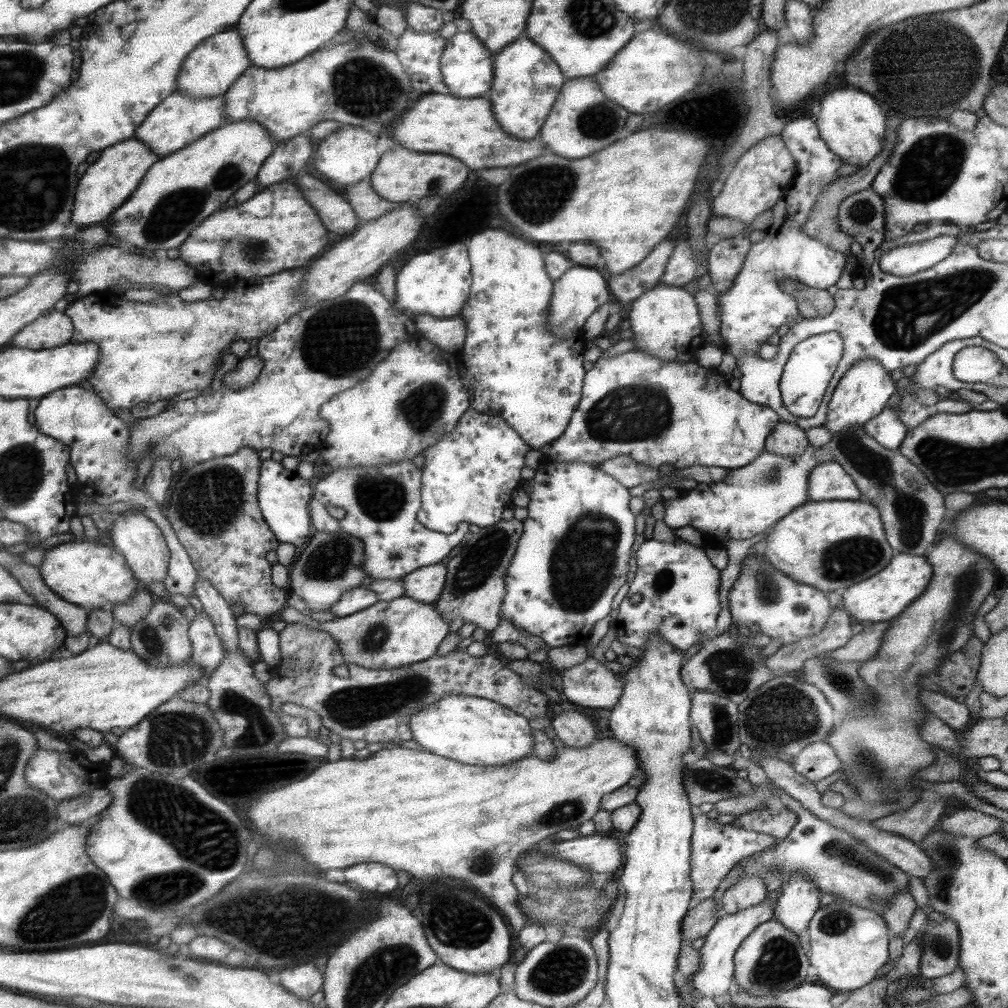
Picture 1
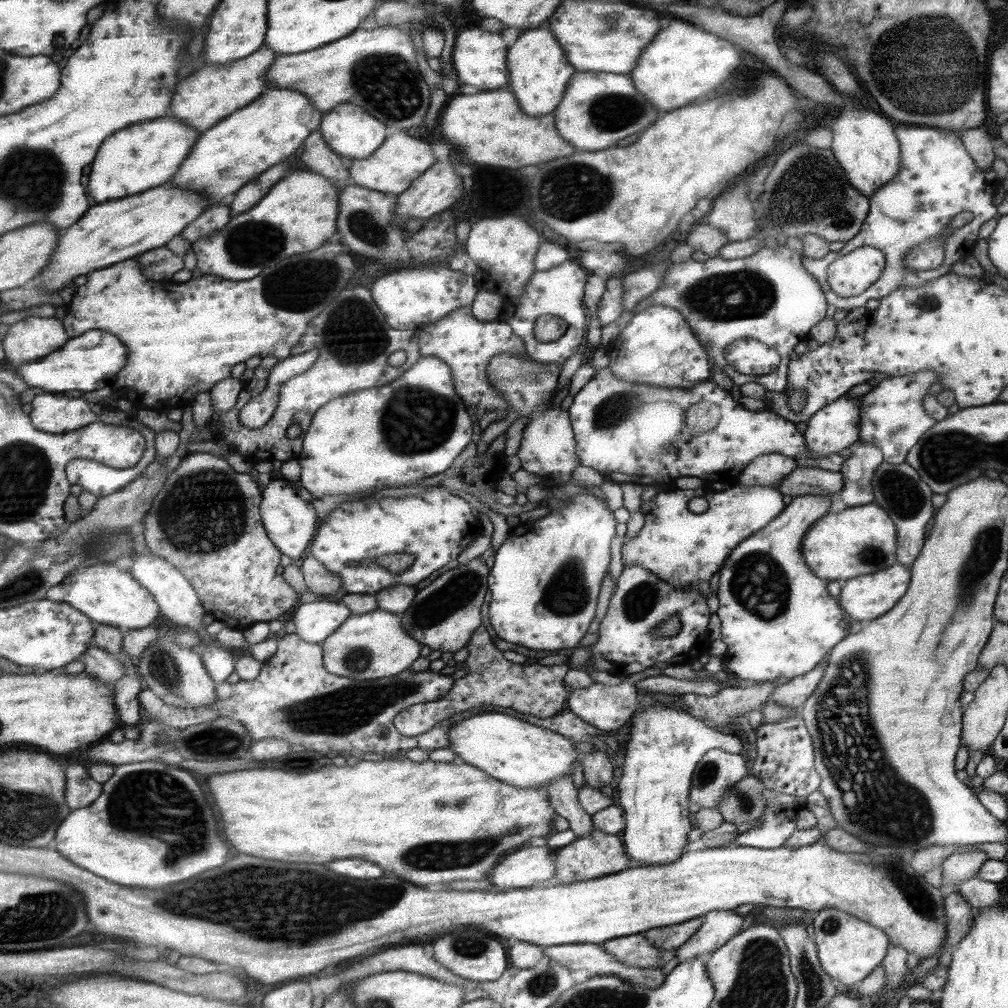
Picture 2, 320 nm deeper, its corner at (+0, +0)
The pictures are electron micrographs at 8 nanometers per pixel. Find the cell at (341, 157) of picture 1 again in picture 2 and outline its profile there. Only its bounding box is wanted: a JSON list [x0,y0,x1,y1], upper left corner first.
[317,103,385,161]

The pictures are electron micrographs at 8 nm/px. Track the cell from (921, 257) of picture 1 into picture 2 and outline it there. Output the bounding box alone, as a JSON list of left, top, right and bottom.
[803,128,997,313]

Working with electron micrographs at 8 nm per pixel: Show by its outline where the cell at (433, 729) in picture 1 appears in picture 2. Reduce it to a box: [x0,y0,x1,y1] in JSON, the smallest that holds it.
[447,712,577,788]

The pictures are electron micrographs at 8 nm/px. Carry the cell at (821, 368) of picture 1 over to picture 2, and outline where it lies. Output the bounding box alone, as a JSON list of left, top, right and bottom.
[632,245,825,412]

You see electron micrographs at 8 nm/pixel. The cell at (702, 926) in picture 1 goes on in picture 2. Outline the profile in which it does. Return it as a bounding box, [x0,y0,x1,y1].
[643,916,704,951]

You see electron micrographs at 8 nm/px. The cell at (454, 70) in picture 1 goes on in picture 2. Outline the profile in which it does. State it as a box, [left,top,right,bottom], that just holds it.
[451,28,507,90]

